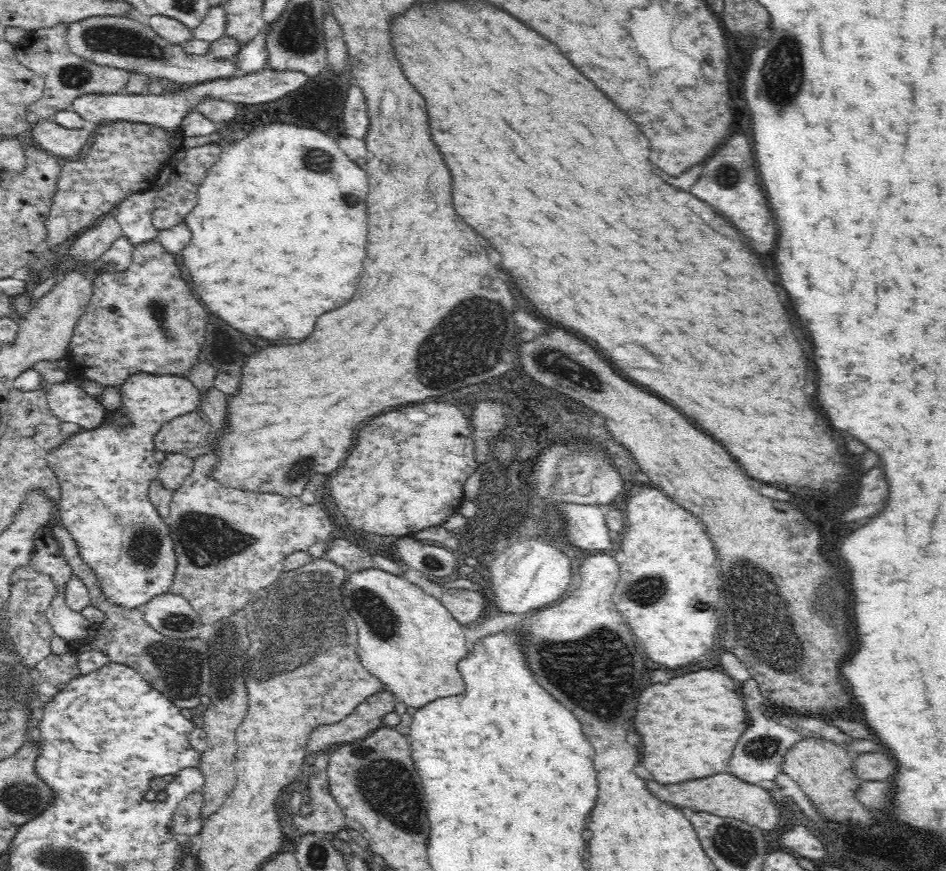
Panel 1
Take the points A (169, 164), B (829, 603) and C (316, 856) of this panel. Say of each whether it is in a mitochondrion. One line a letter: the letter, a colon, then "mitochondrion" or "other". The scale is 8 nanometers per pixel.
A: other
B: mitochondrion
C: mitochondrion

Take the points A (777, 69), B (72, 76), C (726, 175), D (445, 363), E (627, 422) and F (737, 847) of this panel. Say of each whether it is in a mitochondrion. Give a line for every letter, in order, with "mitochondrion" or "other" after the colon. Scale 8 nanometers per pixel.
A: mitochondrion
B: mitochondrion
C: mitochondrion
D: mitochondrion
E: other
F: mitochondrion

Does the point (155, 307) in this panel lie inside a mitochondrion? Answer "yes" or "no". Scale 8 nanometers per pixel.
yes

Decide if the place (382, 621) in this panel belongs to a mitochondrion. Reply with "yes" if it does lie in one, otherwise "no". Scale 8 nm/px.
yes

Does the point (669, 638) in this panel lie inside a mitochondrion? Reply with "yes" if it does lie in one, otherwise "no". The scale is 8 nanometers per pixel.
no

